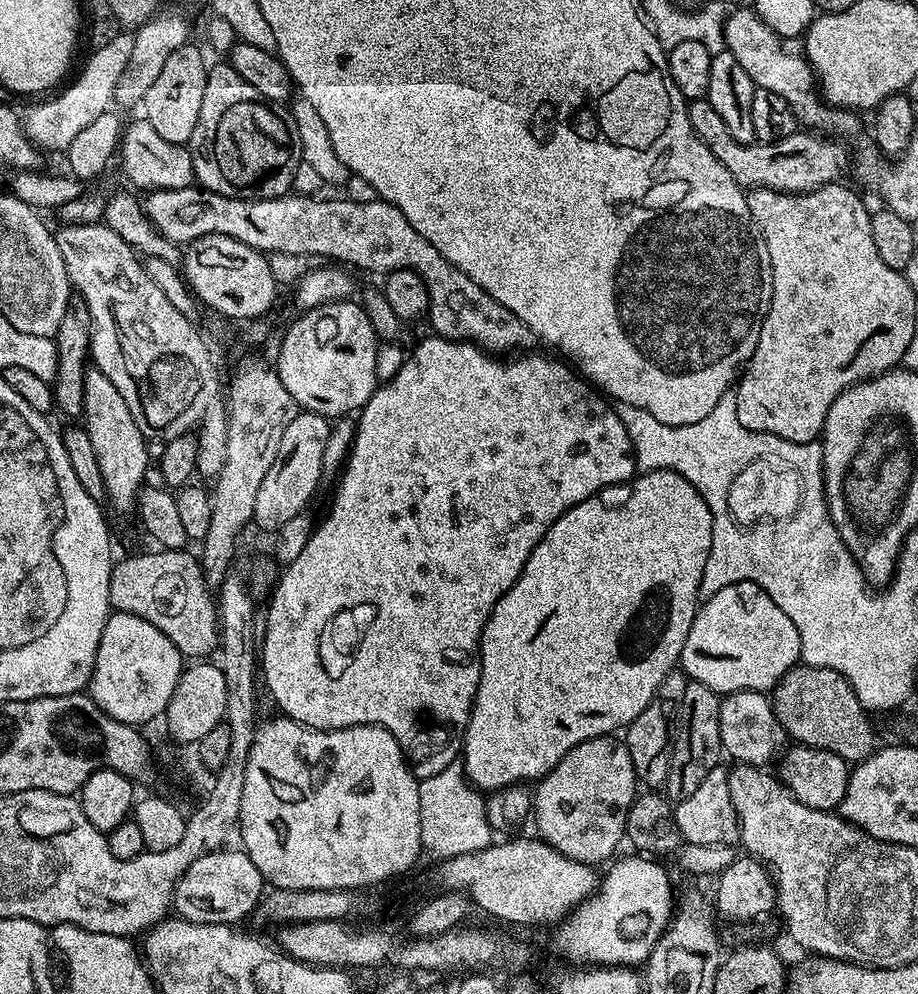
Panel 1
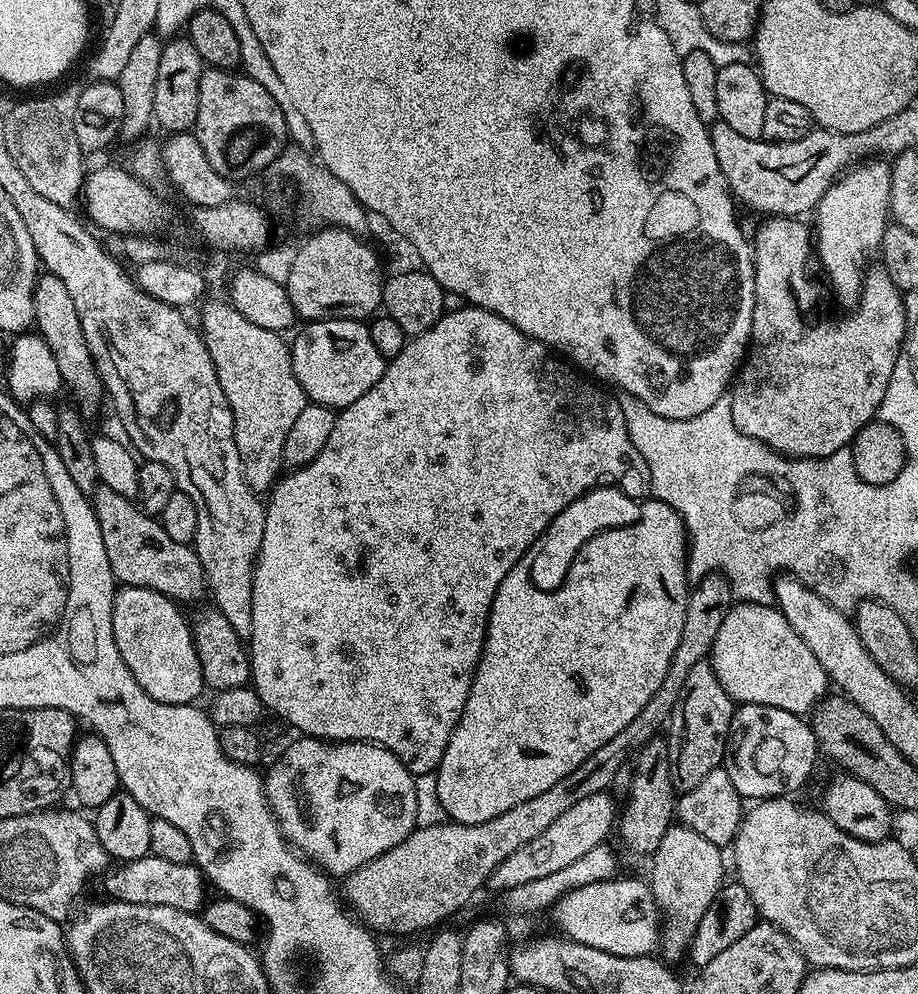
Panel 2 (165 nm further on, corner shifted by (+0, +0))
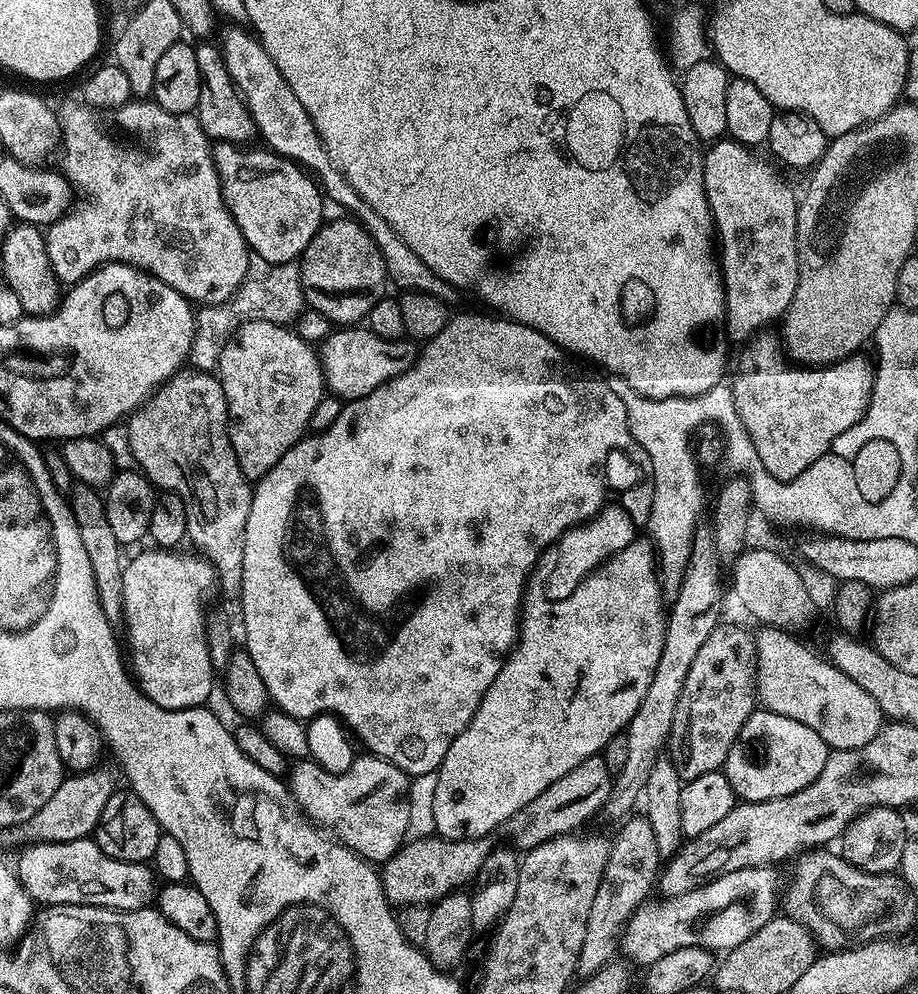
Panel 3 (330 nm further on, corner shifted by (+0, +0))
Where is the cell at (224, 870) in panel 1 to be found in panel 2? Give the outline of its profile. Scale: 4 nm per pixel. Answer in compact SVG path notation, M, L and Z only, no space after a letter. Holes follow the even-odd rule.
M149 854L114 868L107 873L108 881L104 884L105 890L109 892L107 895L113 900L148 903L150 906L172 906L191 913L199 913L206 903L204 873L195 863L166 862L166 858Z

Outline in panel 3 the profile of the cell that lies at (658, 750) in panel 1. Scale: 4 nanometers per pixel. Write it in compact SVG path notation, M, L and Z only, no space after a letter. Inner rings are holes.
M633 815L622 825L616 840L614 836L611 841L612 850L608 855L606 870L602 874L602 882L598 882L594 903L590 905L590 918L586 918L586 938L582 938L582 951L578 953L576 963L576 976L580 978L592 976L602 970L606 962L617 959L630 918L651 897L648 895L654 892L658 884L662 857L647 816Z

